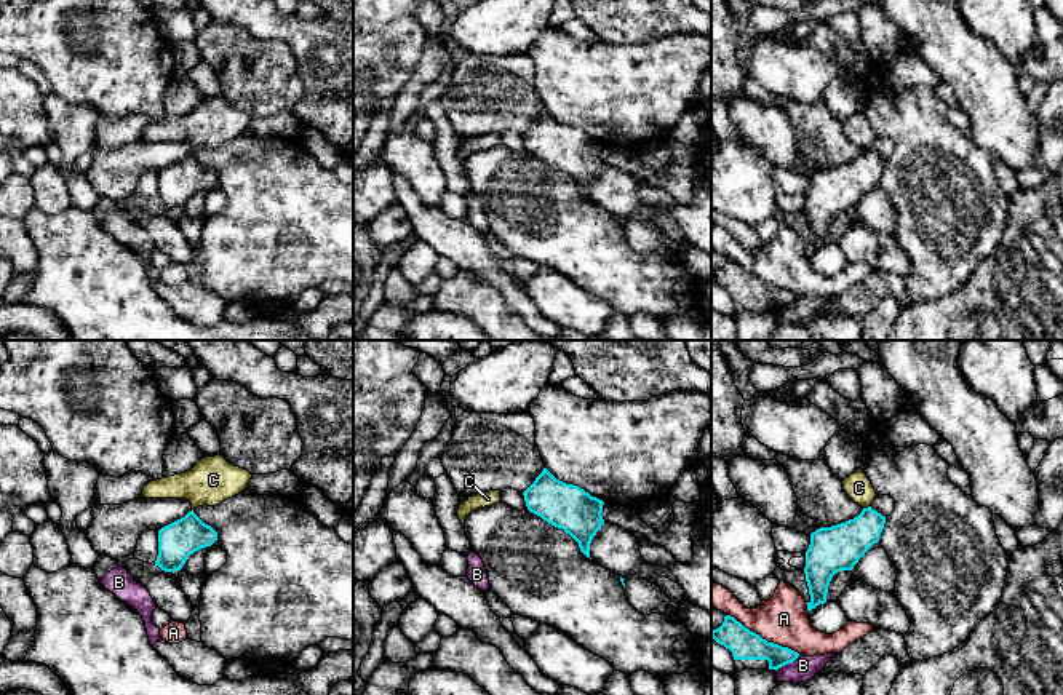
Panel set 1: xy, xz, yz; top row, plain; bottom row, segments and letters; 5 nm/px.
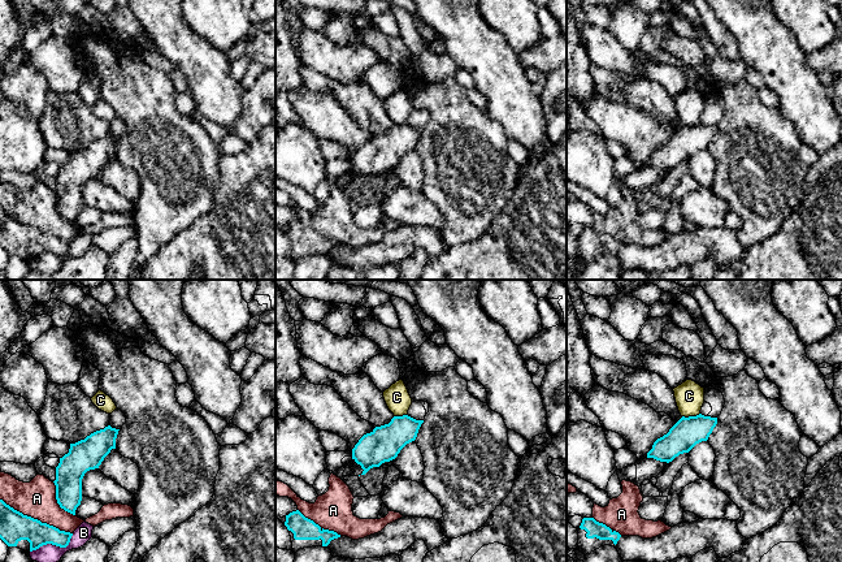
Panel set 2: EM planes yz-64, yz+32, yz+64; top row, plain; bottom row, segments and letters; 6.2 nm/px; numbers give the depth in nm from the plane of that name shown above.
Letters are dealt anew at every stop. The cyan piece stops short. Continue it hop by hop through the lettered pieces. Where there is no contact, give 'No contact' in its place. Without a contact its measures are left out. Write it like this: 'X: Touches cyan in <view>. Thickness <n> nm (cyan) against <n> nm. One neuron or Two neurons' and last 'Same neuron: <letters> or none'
A: Touches cyan in yz. Thickness 150 nm (cyan) against 260 nm. Two neurons
B: Touches cyan in yz. Thickness 150 nm (cyan) against 120 nm. Two neurons
C: Touches cyan in yz. Thickness 220 nm (cyan) against 140 nm. Two neurons
Same neuron: none

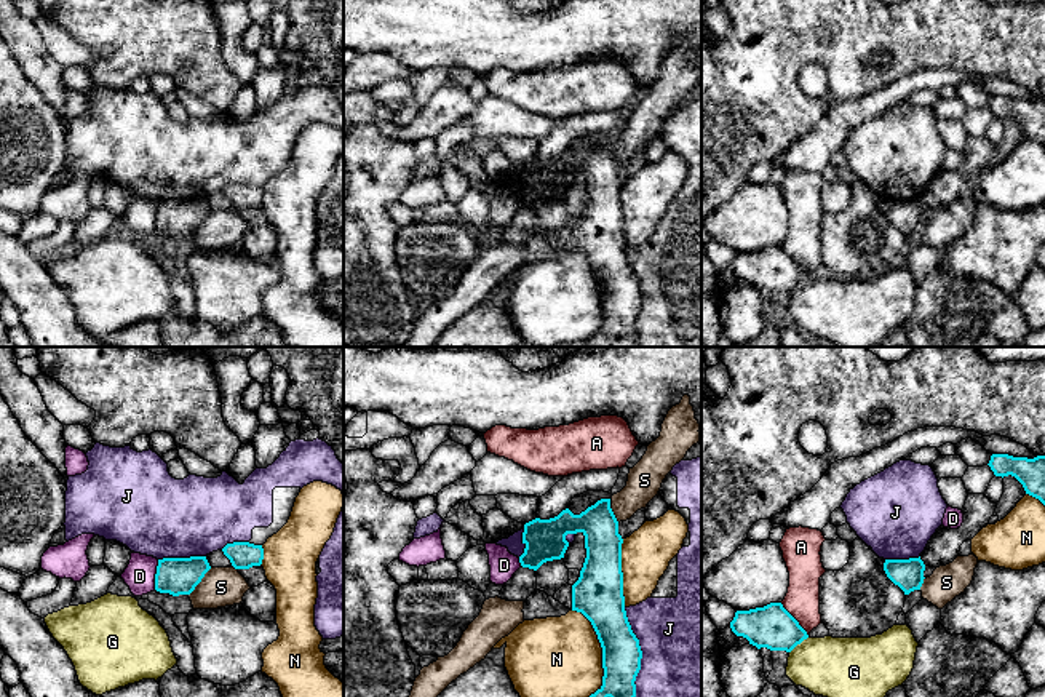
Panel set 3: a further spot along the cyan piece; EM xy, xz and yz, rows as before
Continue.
A: Touches cyan in yz. Thickness 220 nm (cyan) against 180 nm. Two neurons
D: Touches cyan in xy. Thickness 190 nm (cyan) against 160 nm. Two neurons
G: Touches cyan in yz. Thickness 220 nm (cyan) against 300 nm. Two neurons
J: Touches cyan in xz. Thickness 200 nm (cyan) against 500 nm. Two neurons
N: Touches cyan in xz. Thickness 220 nm (cyan) against 400 nm. Two neurons
S: Touches cyan in xy. Thickness 190 nm (cyan) against 200 nm. Two neurons
Same neuron: none

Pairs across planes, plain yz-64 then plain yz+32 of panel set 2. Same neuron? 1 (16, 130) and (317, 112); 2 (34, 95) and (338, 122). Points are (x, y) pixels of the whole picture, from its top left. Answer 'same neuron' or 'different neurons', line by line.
1: different neurons
2: same neuron

